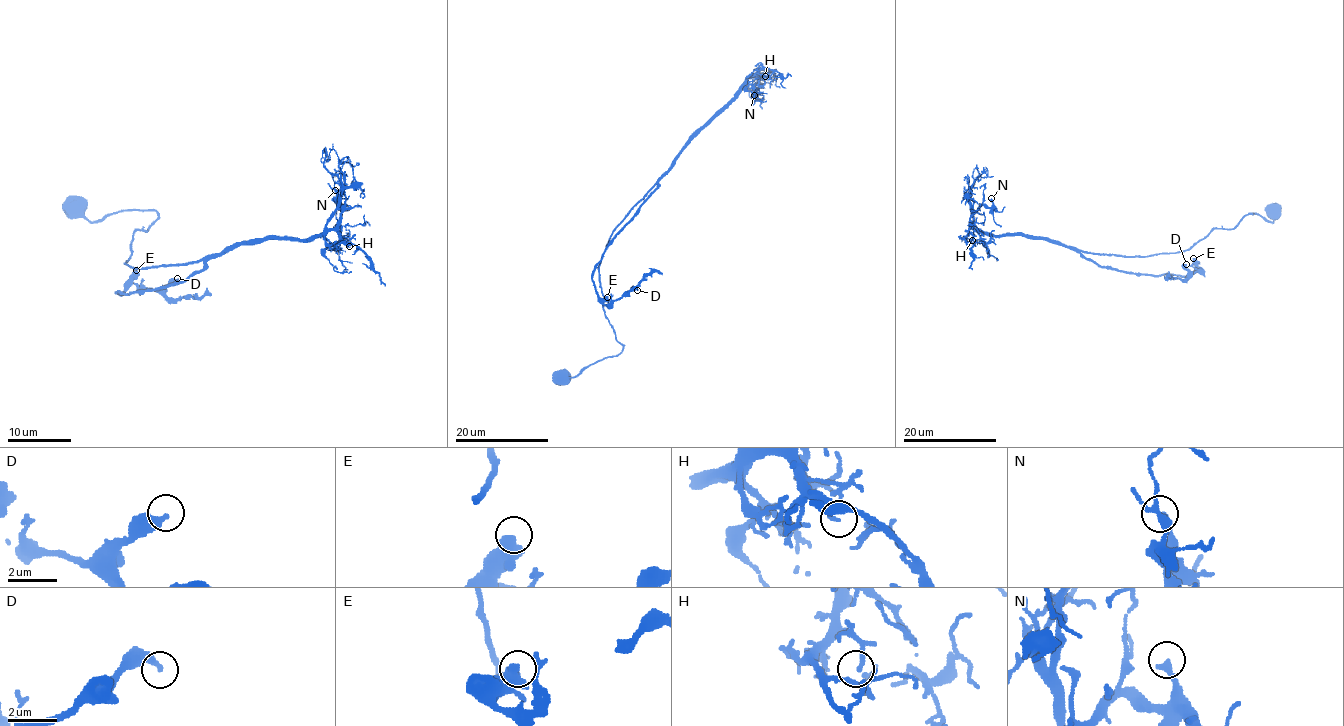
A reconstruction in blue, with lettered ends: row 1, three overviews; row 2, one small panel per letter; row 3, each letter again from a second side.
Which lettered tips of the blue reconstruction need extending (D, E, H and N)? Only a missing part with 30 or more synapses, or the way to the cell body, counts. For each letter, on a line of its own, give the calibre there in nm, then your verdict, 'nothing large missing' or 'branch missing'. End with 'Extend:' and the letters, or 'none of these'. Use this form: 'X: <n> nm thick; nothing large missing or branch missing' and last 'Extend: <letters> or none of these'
D: 280 nm thick; nothing large missing
E: 400 nm thick; branch missing
H: 110 nm thick; nothing large missing
N: 280 nm thick; nothing large missing
Extend: E

